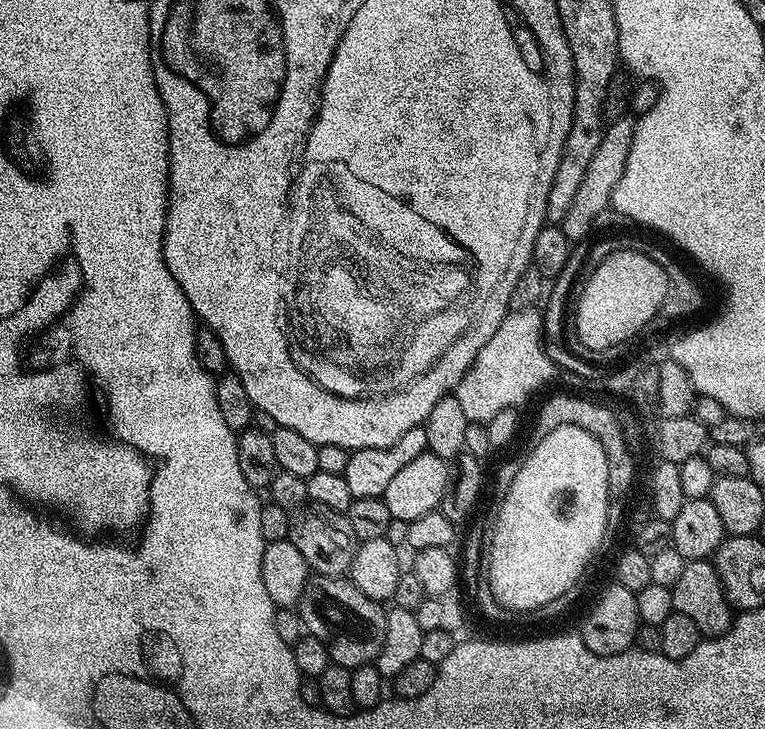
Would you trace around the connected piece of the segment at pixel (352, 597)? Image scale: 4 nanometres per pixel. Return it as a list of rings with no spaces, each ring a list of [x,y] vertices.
[[[313,575],[306,582],[302,590],[302,598],[298,611],[303,624],[303,631],[307,635],[318,638],[326,646],[331,663],[341,664],[349,670],[361,668],[363,664],[371,664],[376,655],[382,650],[382,642],[386,642],[386,618],[388,617],[385,605],[374,598],[366,598],[358,586],[354,586],[351,579],[344,576],[317,576]]]

